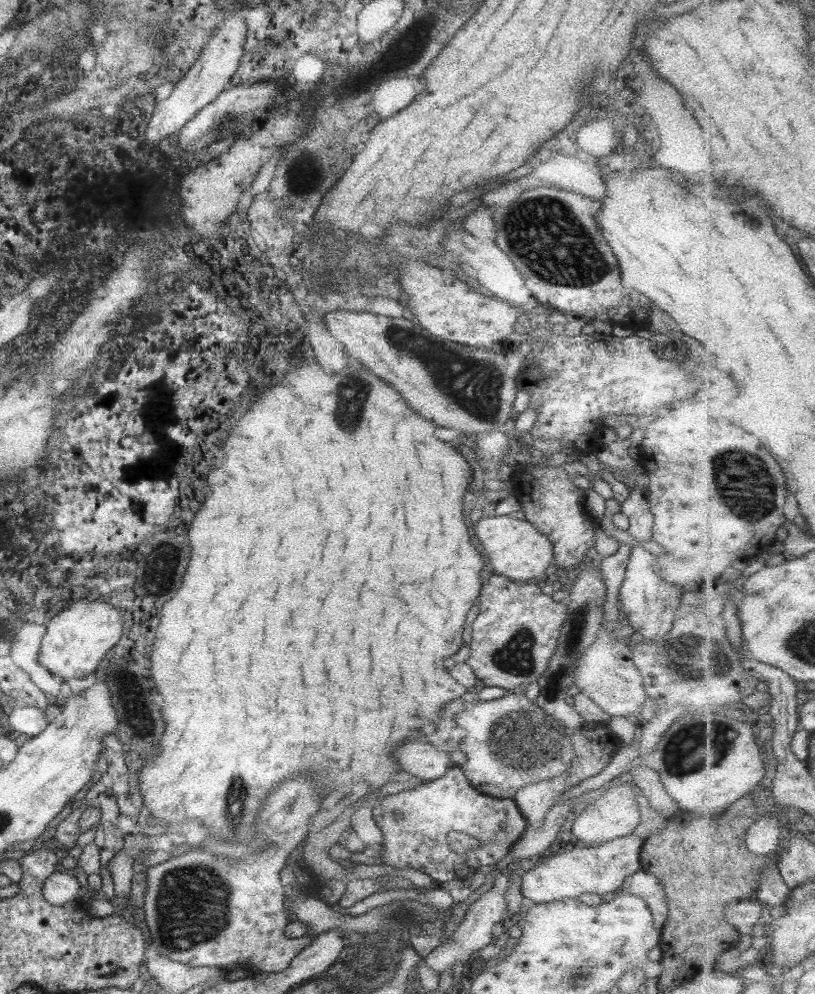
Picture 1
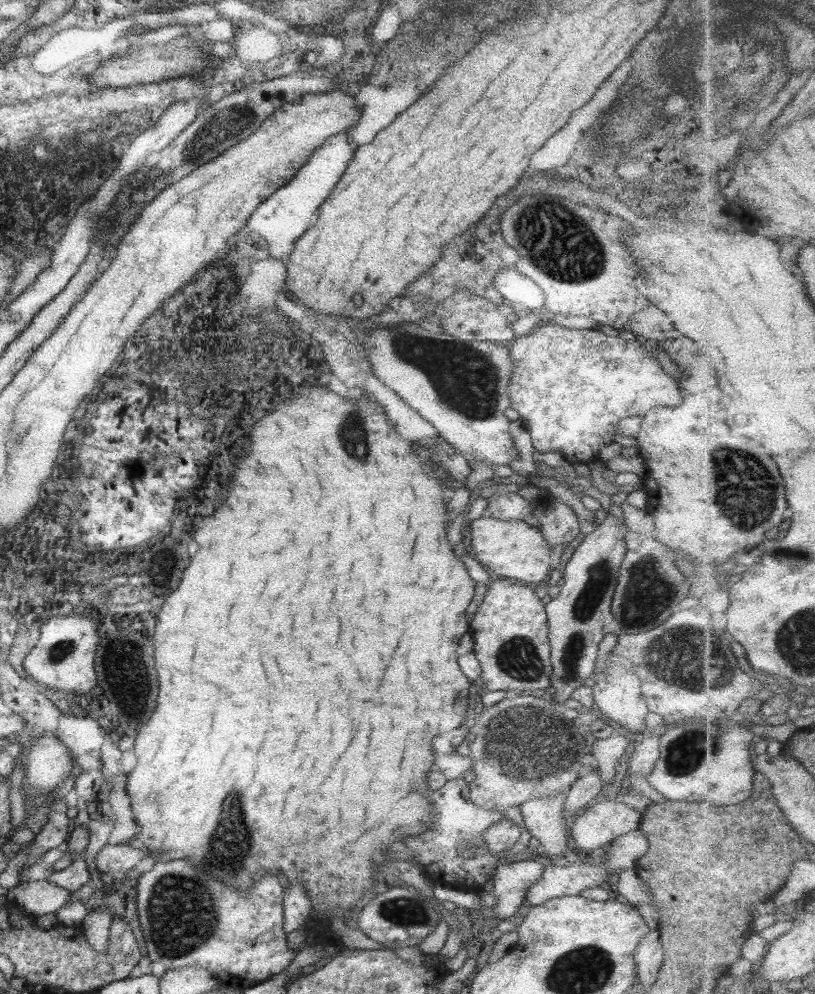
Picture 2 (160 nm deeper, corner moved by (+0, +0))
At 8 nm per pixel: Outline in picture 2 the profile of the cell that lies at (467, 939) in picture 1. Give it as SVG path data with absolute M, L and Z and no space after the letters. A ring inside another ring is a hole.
M529 859L497 865L492 882L492 894L497 905L487 912L502 920L511 916L515 912L515 906L526 896L527 889L539 880L542 865L543 861Z

